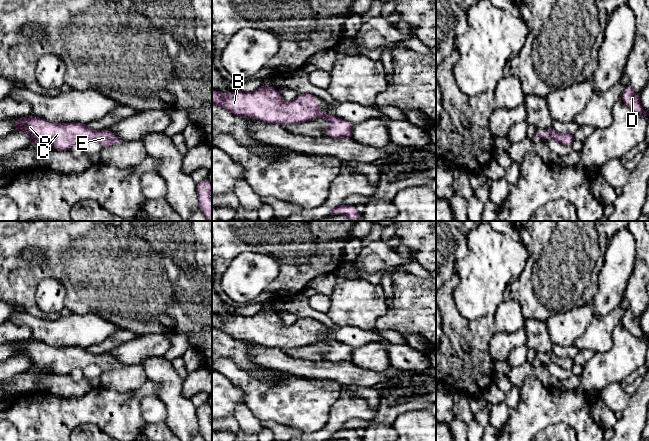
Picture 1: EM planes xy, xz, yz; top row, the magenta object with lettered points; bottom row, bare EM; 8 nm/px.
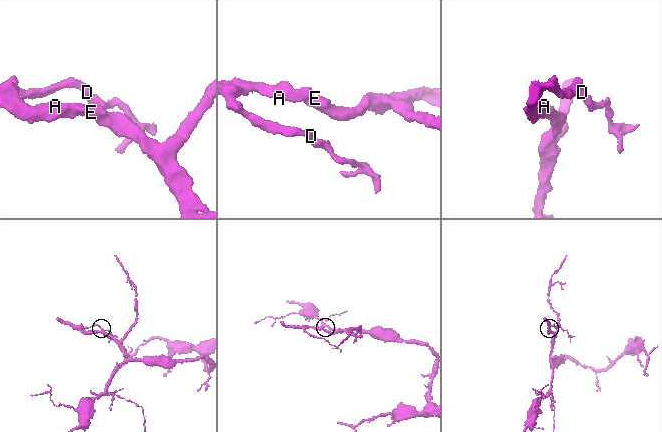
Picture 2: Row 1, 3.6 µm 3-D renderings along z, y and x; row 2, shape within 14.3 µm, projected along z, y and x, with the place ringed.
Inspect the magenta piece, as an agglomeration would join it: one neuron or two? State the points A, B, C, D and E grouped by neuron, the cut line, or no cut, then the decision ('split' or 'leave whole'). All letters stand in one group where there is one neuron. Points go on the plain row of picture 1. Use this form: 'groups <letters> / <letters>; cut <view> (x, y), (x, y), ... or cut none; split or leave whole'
groups A B C D E; cut none; leave whole

